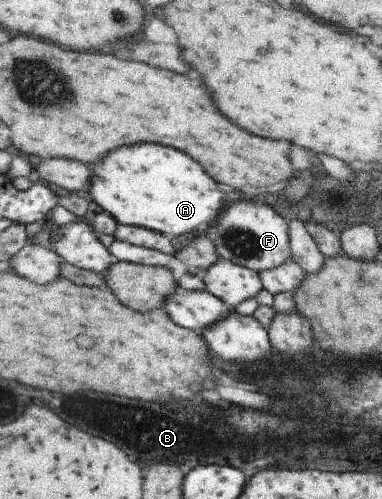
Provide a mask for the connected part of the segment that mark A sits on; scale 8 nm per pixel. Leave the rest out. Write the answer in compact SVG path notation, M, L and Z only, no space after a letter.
M126 146L86 166L94 172L89 193L92 202L112 214L119 224L146 227L169 236L200 235L218 221L226 208L220 184L202 164L176 148Z

